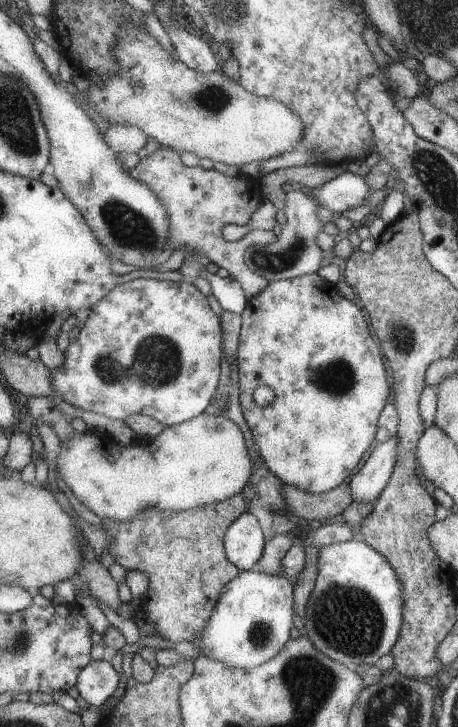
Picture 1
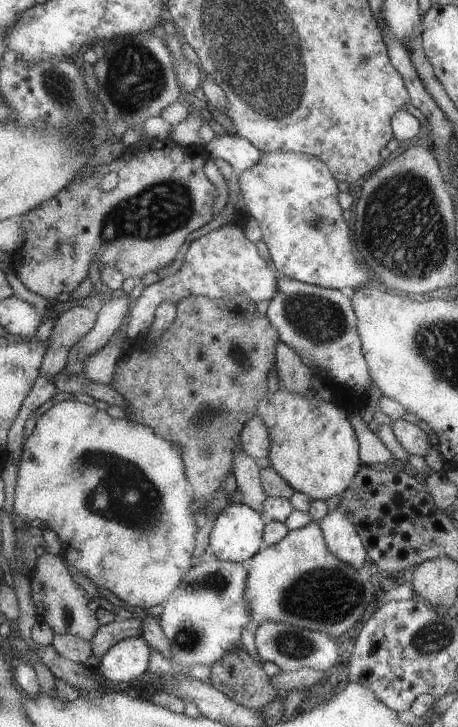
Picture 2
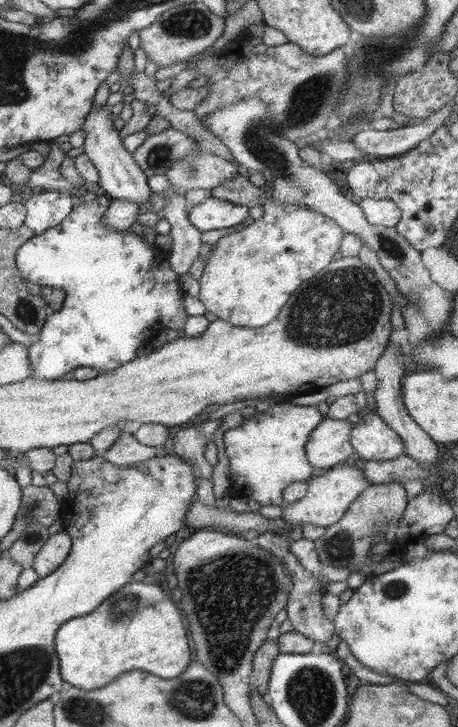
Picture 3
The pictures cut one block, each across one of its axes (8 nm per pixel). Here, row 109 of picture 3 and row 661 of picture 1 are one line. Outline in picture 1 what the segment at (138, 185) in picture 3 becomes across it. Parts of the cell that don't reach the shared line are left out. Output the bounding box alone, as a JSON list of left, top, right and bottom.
[76,660,121,706]

